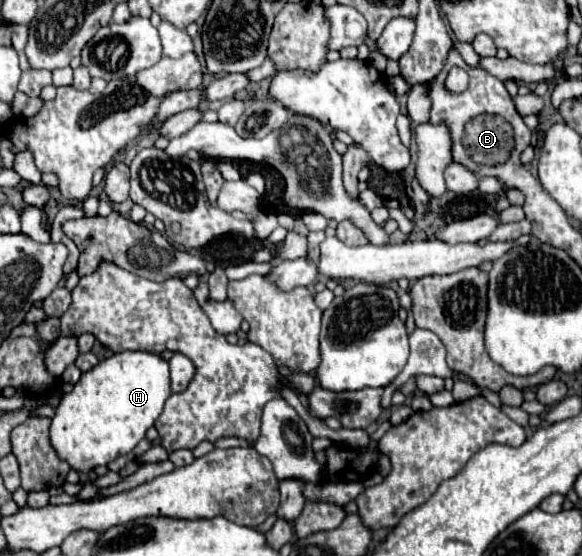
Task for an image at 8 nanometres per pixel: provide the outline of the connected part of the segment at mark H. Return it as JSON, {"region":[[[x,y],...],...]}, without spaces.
{"region":[[[147,351],[115,353],[83,373],[73,391],[61,397],[51,419],[49,441],[57,457],[67,461],[71,469],[89,473],[133,451],[161,415],[169,395],[167,361]]]}

